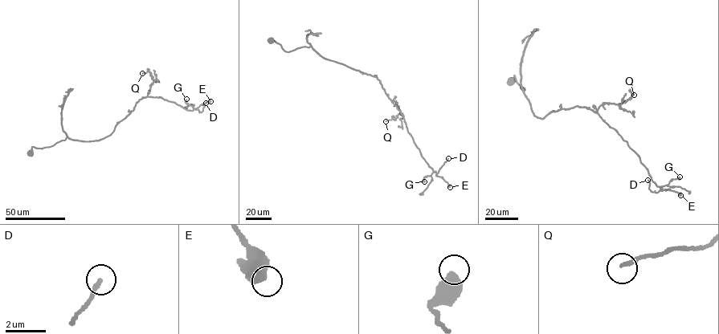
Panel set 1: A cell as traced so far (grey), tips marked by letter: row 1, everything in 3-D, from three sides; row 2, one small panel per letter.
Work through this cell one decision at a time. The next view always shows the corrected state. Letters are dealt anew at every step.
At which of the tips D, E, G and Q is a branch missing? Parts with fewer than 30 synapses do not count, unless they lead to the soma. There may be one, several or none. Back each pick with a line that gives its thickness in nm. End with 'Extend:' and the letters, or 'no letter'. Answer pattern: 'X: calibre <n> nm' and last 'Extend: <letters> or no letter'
D: calibre 200 nm
Extend: D

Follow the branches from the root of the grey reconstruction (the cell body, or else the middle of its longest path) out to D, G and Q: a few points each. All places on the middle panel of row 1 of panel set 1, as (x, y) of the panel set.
D: (271, 38), (286, 51), (311, 46), (323, 57), (377, 78), (433, 171), (437, 173), (448, 158)
G: (271, 38), (286, 51), (311, 46), (323, 57), (377, 78), (433, 170), (424, 181)
Q: (271, 38), (286, 51), (311, 46), (323, 57), (377, 78), (400, 112), (396, 118), (386, 121)

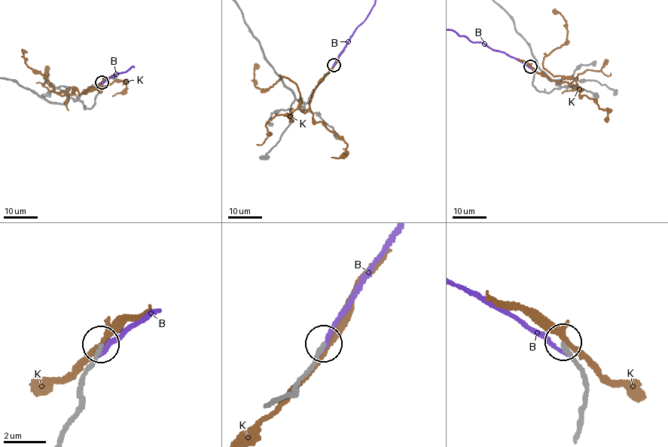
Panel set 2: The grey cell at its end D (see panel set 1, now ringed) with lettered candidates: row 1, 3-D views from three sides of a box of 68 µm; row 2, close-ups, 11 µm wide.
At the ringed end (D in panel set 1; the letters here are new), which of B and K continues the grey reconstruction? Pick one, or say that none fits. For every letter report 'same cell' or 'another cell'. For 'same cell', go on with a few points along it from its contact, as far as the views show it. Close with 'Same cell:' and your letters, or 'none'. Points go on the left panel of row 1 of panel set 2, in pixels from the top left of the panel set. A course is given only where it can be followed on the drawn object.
B: another cell
K: another cell
Same cell: none

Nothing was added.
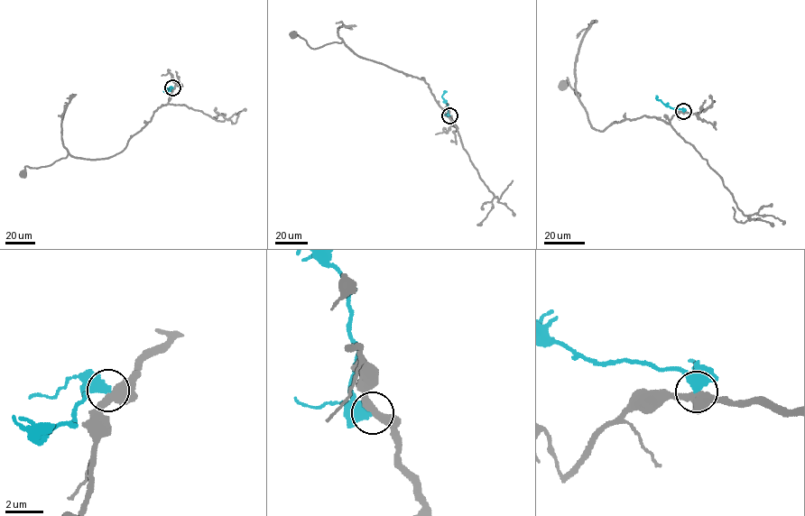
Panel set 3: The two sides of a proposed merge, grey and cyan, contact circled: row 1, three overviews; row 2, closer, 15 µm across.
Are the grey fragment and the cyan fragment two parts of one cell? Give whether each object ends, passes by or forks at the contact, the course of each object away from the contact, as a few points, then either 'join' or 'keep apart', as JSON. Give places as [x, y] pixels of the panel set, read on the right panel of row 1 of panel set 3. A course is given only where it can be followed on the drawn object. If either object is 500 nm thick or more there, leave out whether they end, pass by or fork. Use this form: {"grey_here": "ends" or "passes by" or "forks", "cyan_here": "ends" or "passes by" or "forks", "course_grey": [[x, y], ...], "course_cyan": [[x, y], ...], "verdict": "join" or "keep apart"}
{"course_grey": [[683, 112], [669, 124], [645, 115], [601, 131], [592, 127], [576, 90], [580, 94], [567, 78], [560, 84]], "course_cyan": [[683, 112], [663, 105], [656, 96]], "verdict": "keep apart"}

